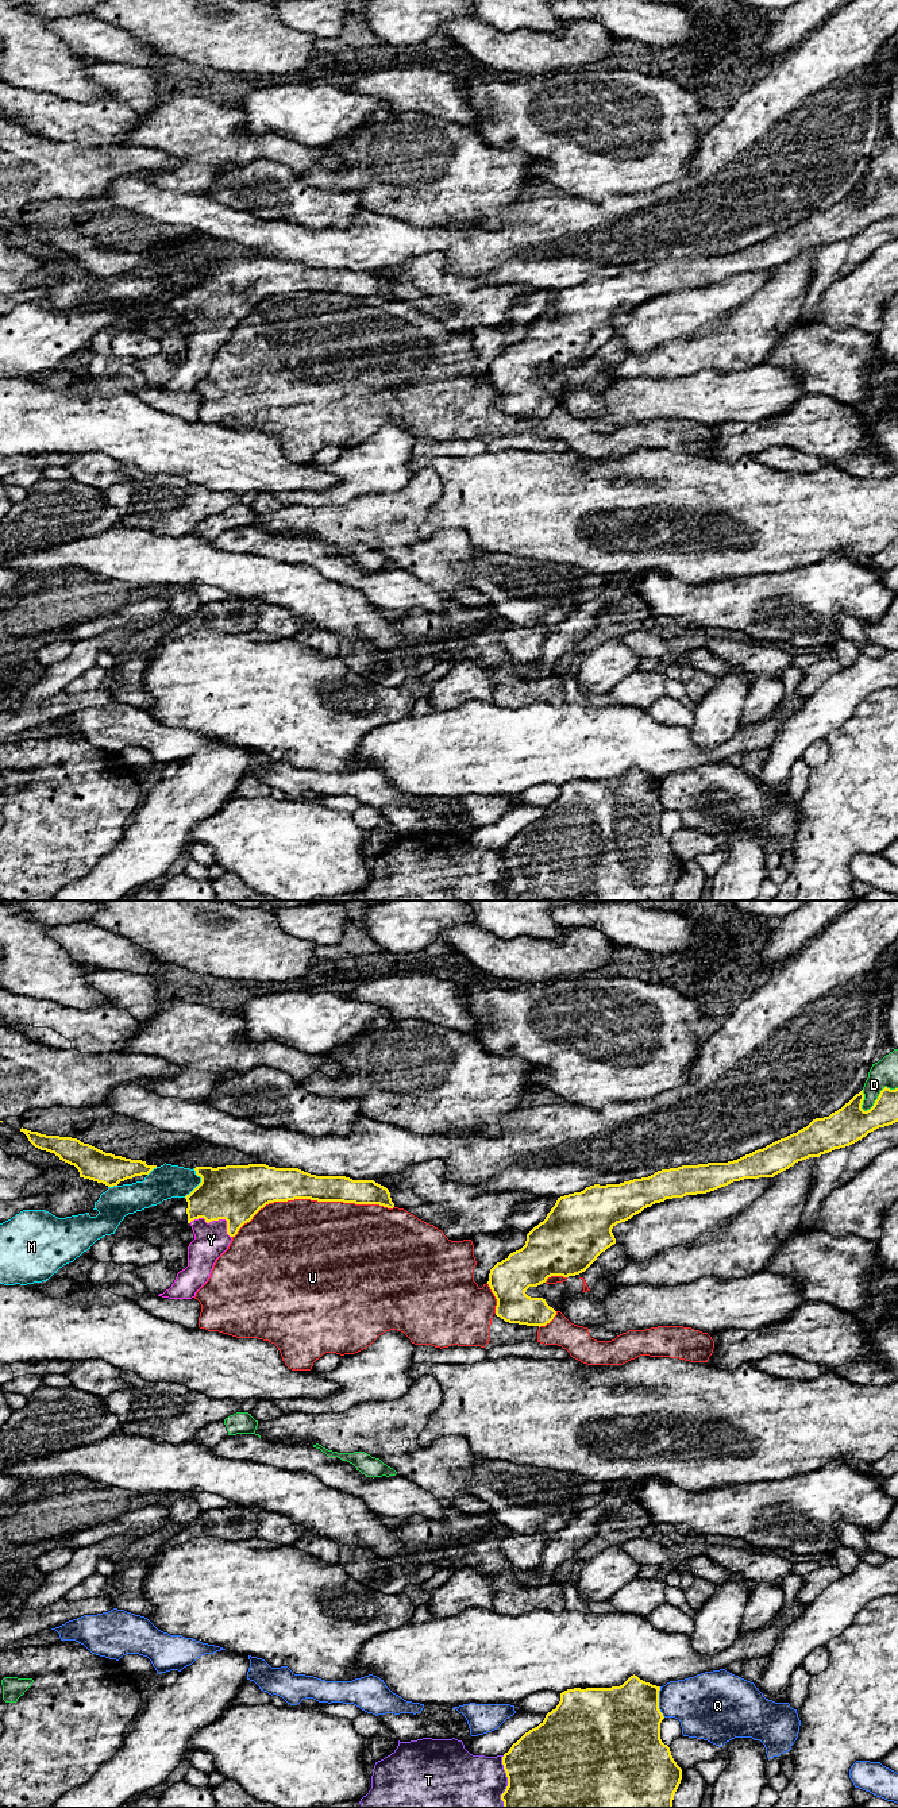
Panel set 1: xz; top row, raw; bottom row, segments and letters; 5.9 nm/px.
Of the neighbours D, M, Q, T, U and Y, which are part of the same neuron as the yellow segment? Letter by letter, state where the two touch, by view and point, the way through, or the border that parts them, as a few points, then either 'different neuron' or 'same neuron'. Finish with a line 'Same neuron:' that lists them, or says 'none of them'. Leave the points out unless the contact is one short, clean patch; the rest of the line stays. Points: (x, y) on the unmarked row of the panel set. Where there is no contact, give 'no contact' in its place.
D: contact xz (878, 189); different neuron
M: contact xz (200, 276); different neuron
Q: contact xz (658, 794); different neuron
T: contact xz (508, 874); different neuron
U: contact xz (312, 292); different neuron
Y: contact xz (216, 312); way xz (234, 285), (216, 303), (216, 312), (211, 332); same neuron
Same neuron: Y

